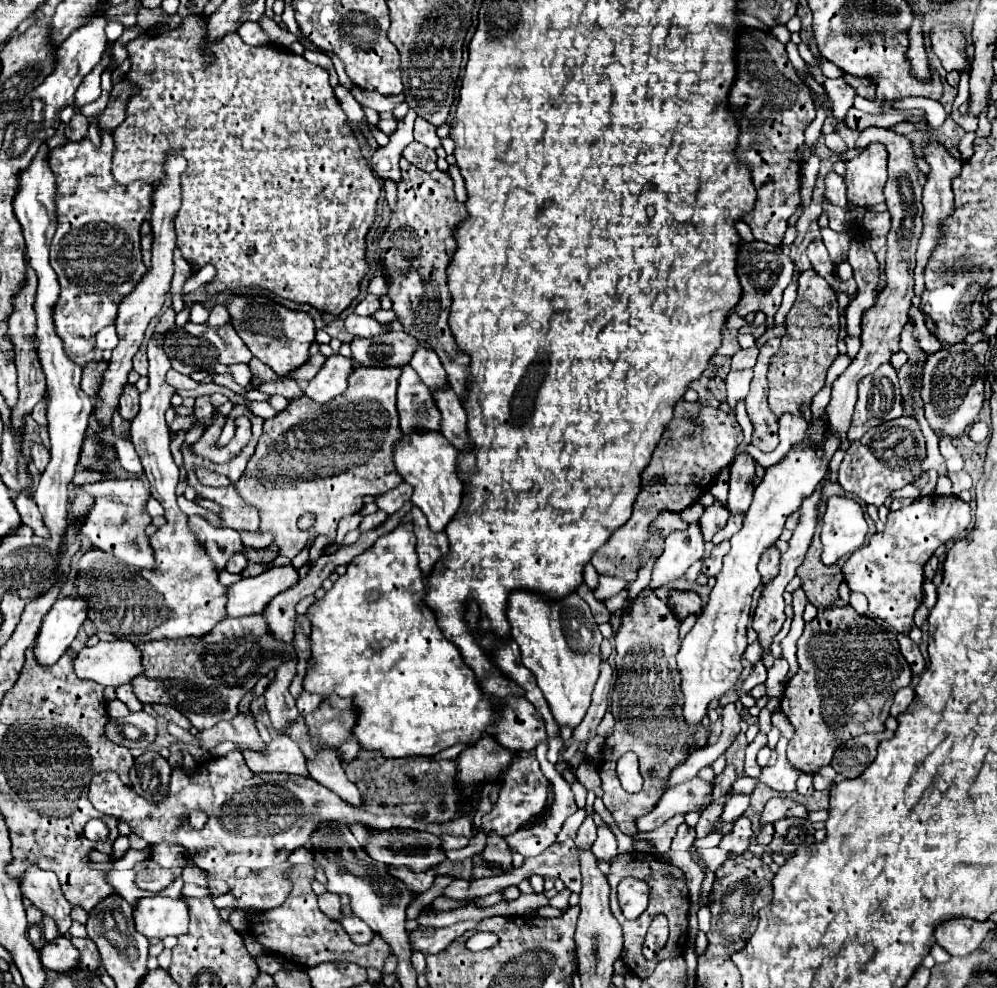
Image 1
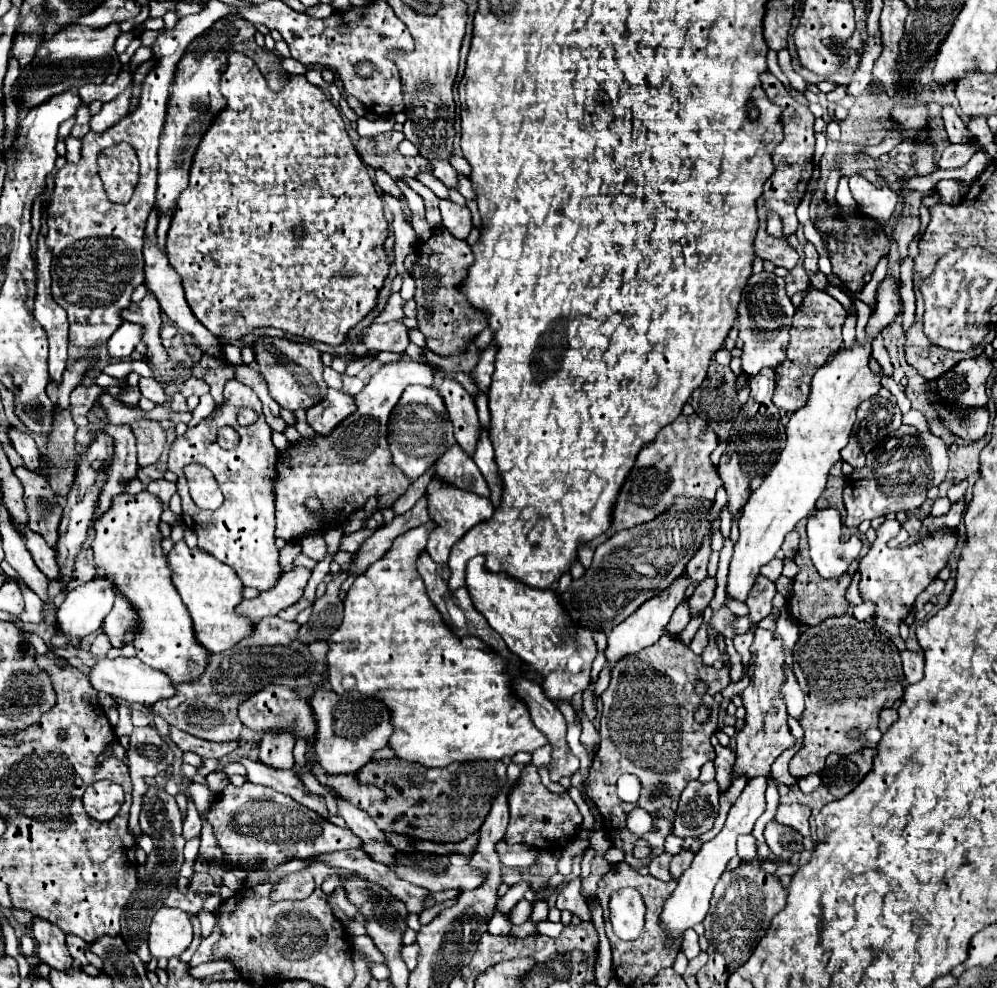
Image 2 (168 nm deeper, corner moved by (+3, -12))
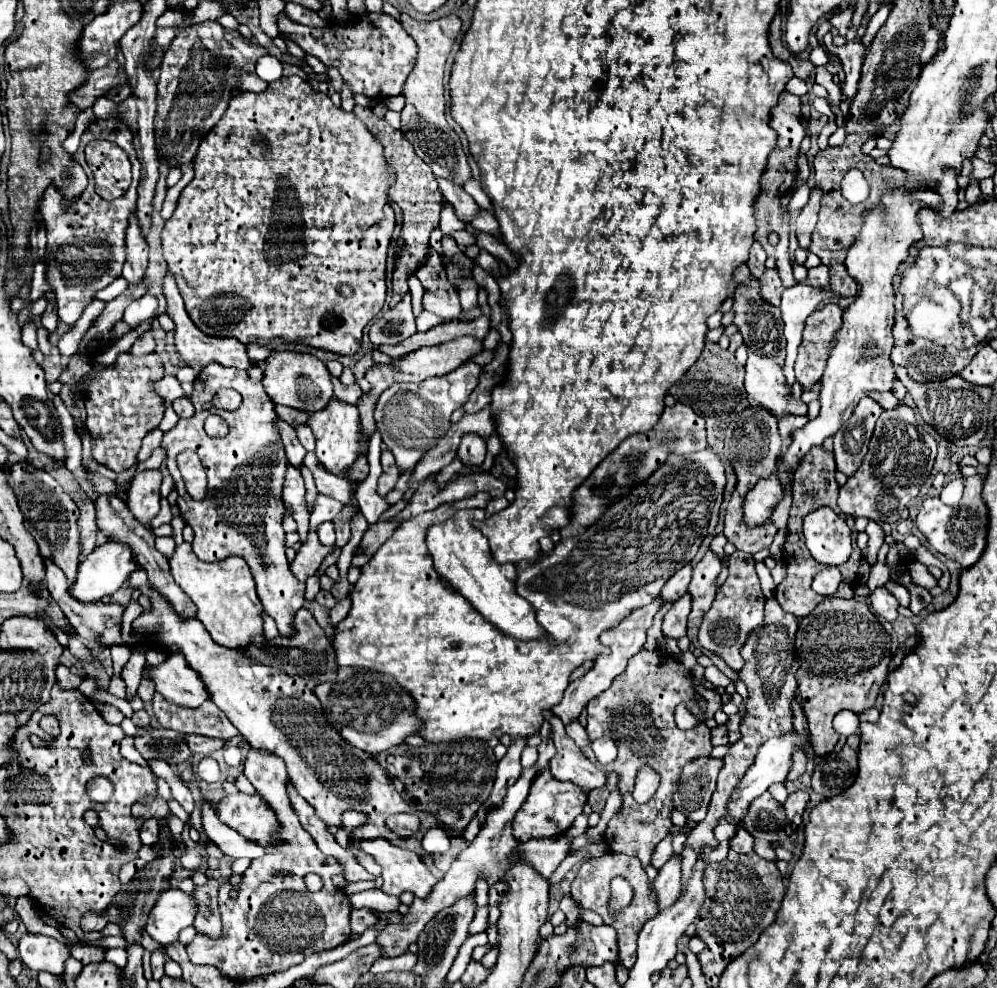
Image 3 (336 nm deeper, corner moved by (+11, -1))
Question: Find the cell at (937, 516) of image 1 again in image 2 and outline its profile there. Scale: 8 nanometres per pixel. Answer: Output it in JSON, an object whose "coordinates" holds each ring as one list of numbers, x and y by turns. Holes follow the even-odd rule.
{"coordinates":[[884,521,884,525,878,527,878,537,872,543,866,557,862,557,858,573,860,577,860,597,864,601,872,601,876,605,874,611,874,623,878,629,900,635,898,627,908,617,908,613,914,609,916,597,936,579,936,571,944,569,948,565,950,555,954,553,960,535,952,527,938,527,924,537,920,537,916,543,908,547,888,547,888,541,898,533,898,521],[898,553,898,555,896,555]]}

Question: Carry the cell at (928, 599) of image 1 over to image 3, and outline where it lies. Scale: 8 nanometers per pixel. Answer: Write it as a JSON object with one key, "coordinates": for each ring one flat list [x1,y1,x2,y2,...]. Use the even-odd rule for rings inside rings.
{"coordinates":[[915,560,908,565,910,576,914,583,922,586,923,588,930,590,937,586,938,581,927,571,927,567,919,561]]}

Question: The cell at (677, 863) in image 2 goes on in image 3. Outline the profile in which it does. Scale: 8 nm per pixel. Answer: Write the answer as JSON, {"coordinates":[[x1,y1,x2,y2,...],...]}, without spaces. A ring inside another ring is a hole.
{"coordinates":[[672,856,658,870,658,878,654,880,658,910,670,908,678,900,678,896,680,896,680,890,682,890,682,884,680,884,680,864,682,864,682,860,678,856]]}

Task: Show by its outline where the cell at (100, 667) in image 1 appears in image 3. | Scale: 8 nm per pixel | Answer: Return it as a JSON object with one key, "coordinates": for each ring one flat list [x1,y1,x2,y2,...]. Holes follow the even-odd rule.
{"coordinates":[[174,652,157,666,146,665,148,672,156,684,156,692,160,692,168,702,182,708,200,708,202,702,210,700,208,690,204,688,204,680,196,670,192,670,186,658,180,652]]}

